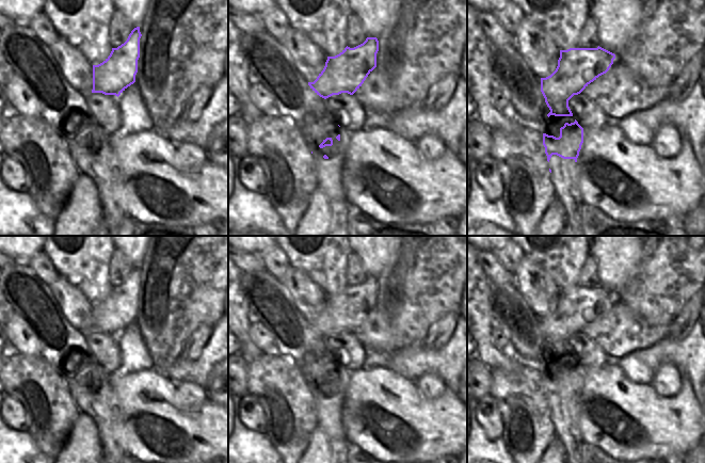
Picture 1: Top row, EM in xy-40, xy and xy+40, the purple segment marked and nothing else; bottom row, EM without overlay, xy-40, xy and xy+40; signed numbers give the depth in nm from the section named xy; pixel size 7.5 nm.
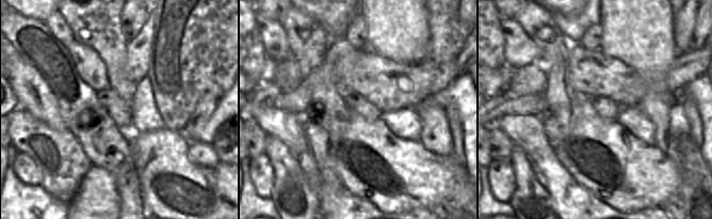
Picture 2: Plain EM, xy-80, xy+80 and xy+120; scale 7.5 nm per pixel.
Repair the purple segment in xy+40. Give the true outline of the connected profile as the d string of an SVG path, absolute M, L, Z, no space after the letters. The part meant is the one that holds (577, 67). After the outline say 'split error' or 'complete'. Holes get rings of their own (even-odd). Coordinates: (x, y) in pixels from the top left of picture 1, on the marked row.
M599 46L560 50L556 70L541 78L541 92L550 110L547 116L573 116L568 100L606 74L614 59L614 53Z; complete

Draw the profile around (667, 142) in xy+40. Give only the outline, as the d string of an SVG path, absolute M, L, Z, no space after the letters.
M663 125L654 134L652 147L659 157L672 159L682 149L682 134L672 125Z

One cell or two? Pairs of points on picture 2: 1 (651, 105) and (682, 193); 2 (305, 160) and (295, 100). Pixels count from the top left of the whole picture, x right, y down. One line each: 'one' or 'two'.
1: one
2: two

